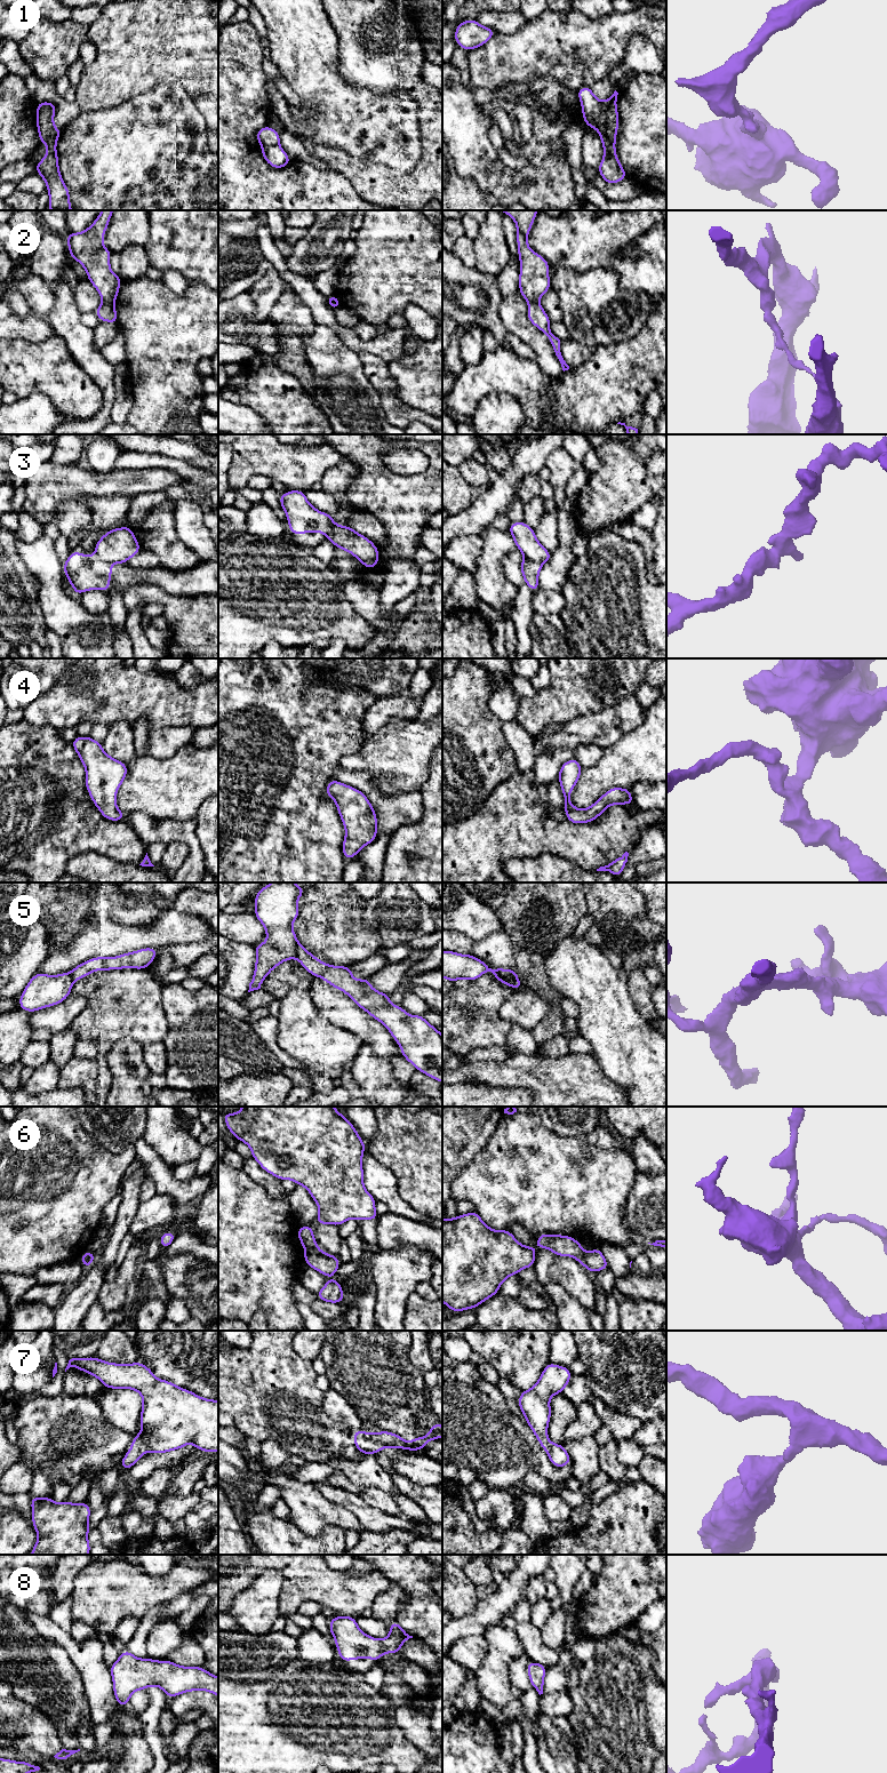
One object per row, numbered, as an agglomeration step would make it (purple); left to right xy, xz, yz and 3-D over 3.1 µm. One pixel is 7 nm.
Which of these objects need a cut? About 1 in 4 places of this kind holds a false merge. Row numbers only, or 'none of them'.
1, 2, 3, 5, 6

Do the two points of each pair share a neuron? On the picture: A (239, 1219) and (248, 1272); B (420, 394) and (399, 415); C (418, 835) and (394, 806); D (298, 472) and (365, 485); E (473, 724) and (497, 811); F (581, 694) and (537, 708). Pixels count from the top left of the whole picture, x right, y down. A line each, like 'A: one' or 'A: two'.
A: one
B: two
C: two
D: two
E: two
F: one

